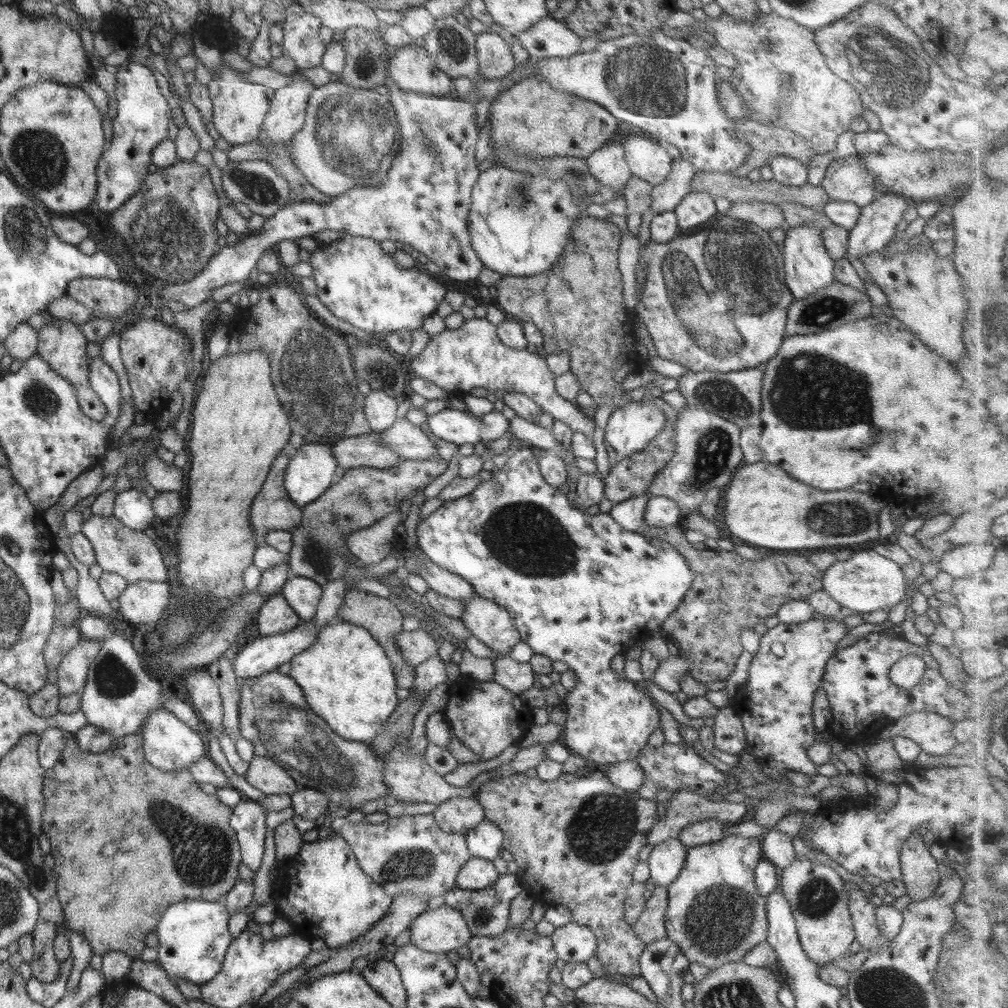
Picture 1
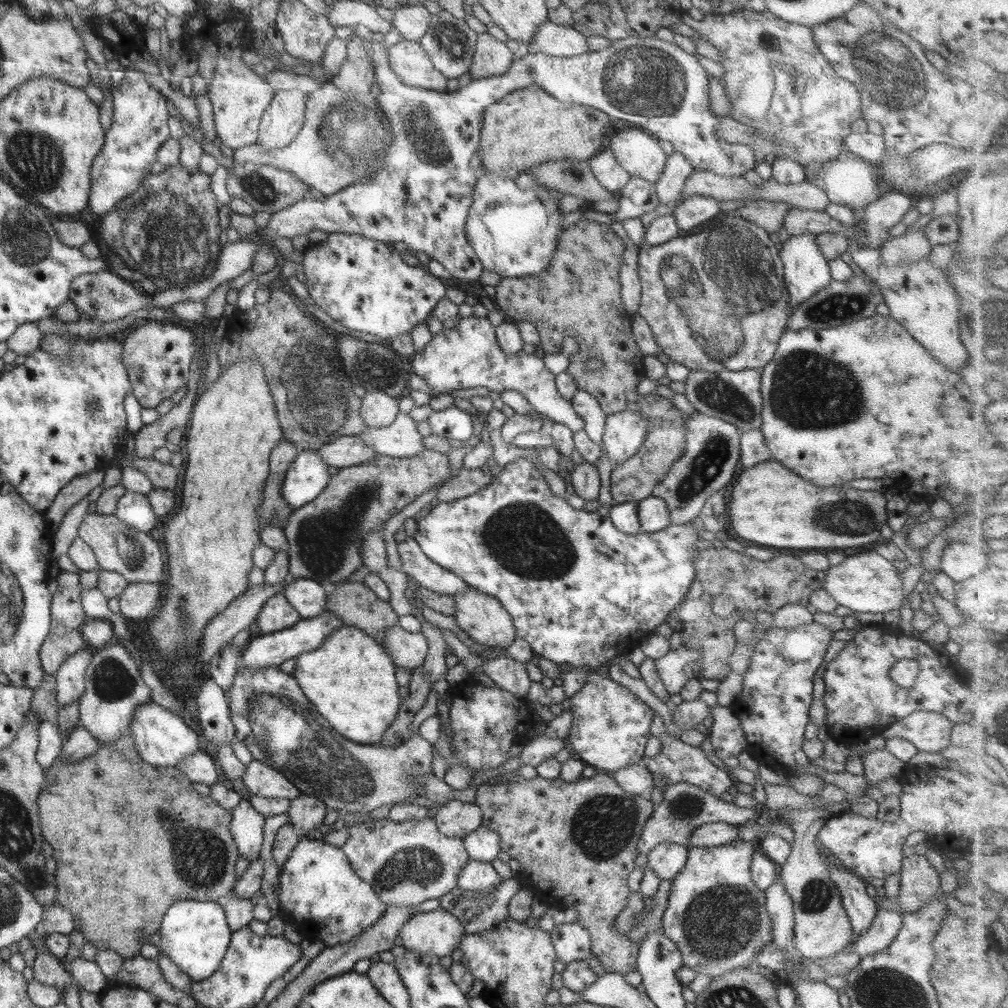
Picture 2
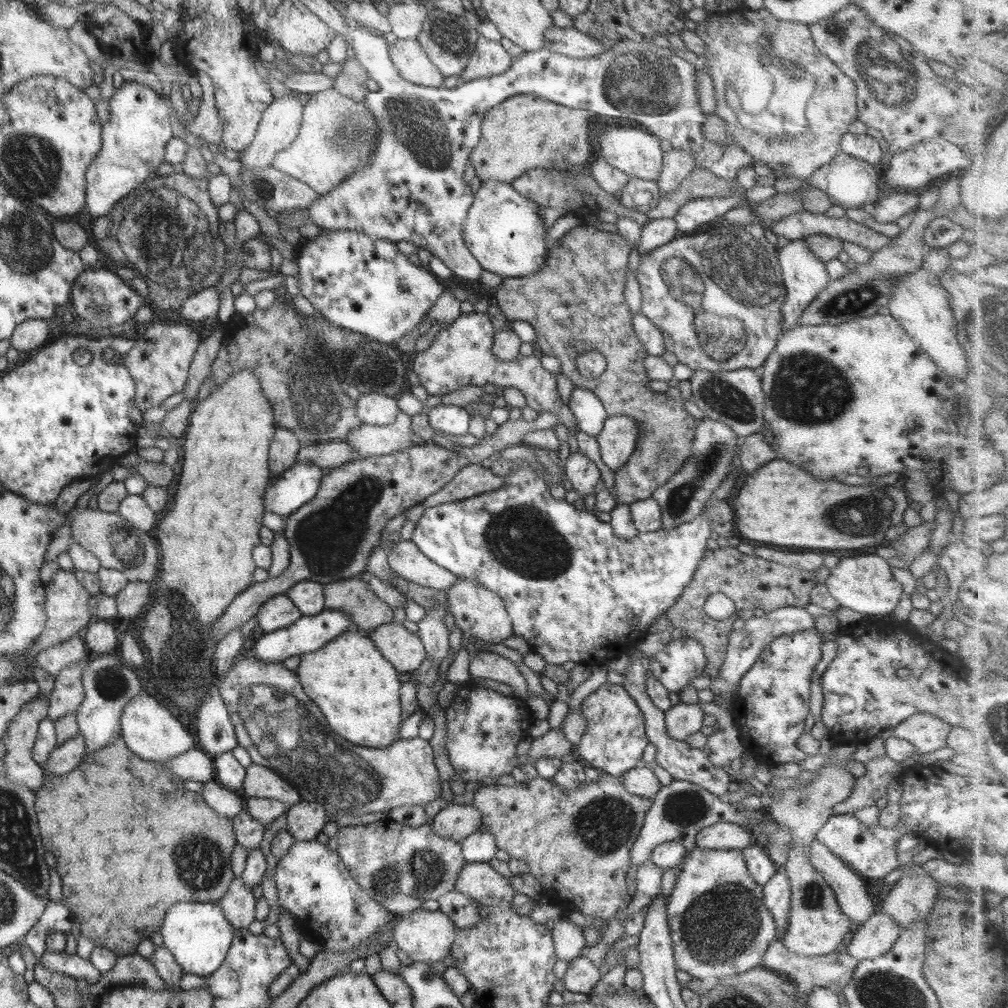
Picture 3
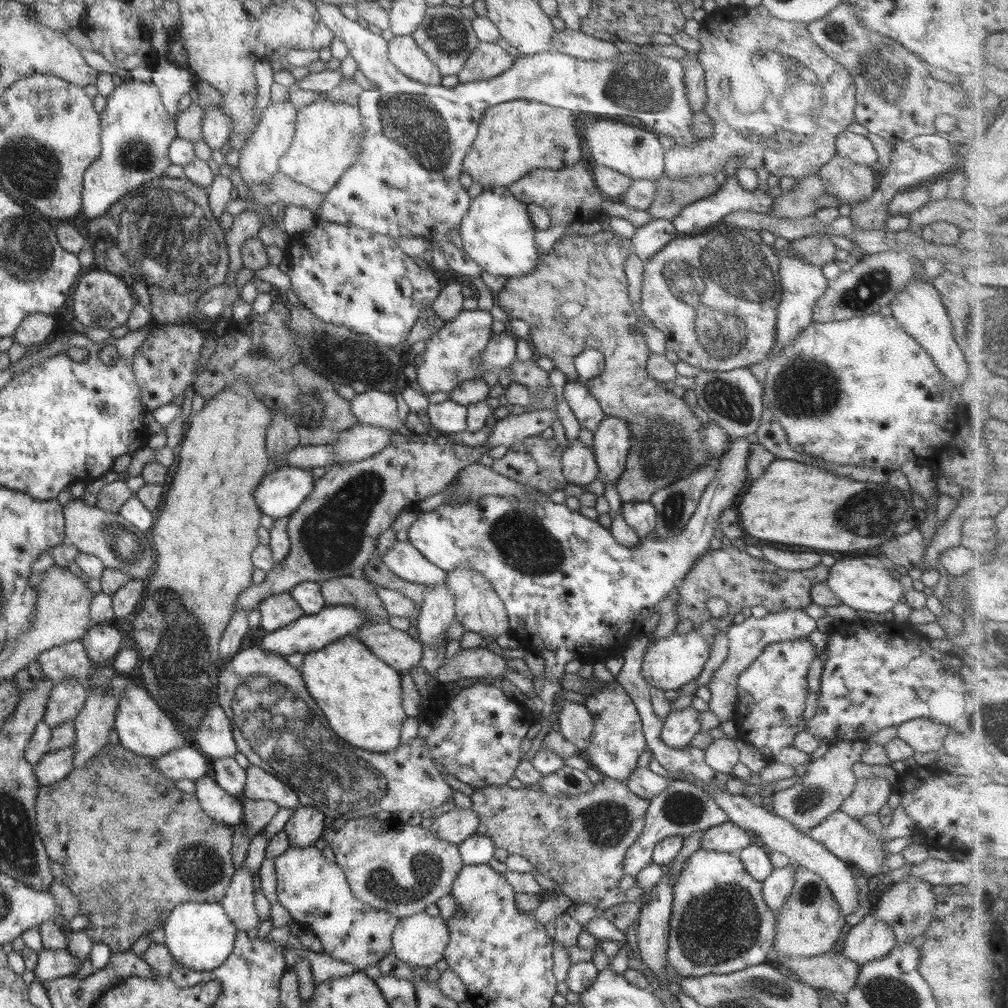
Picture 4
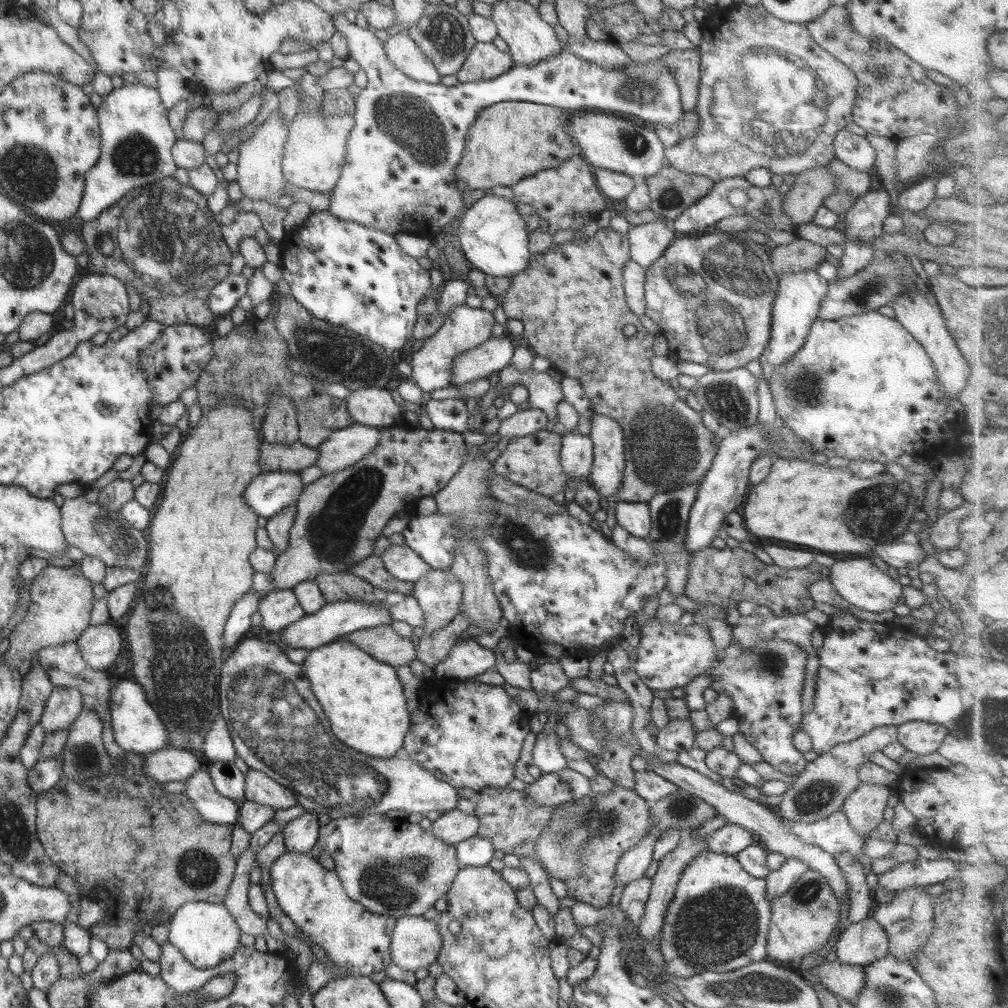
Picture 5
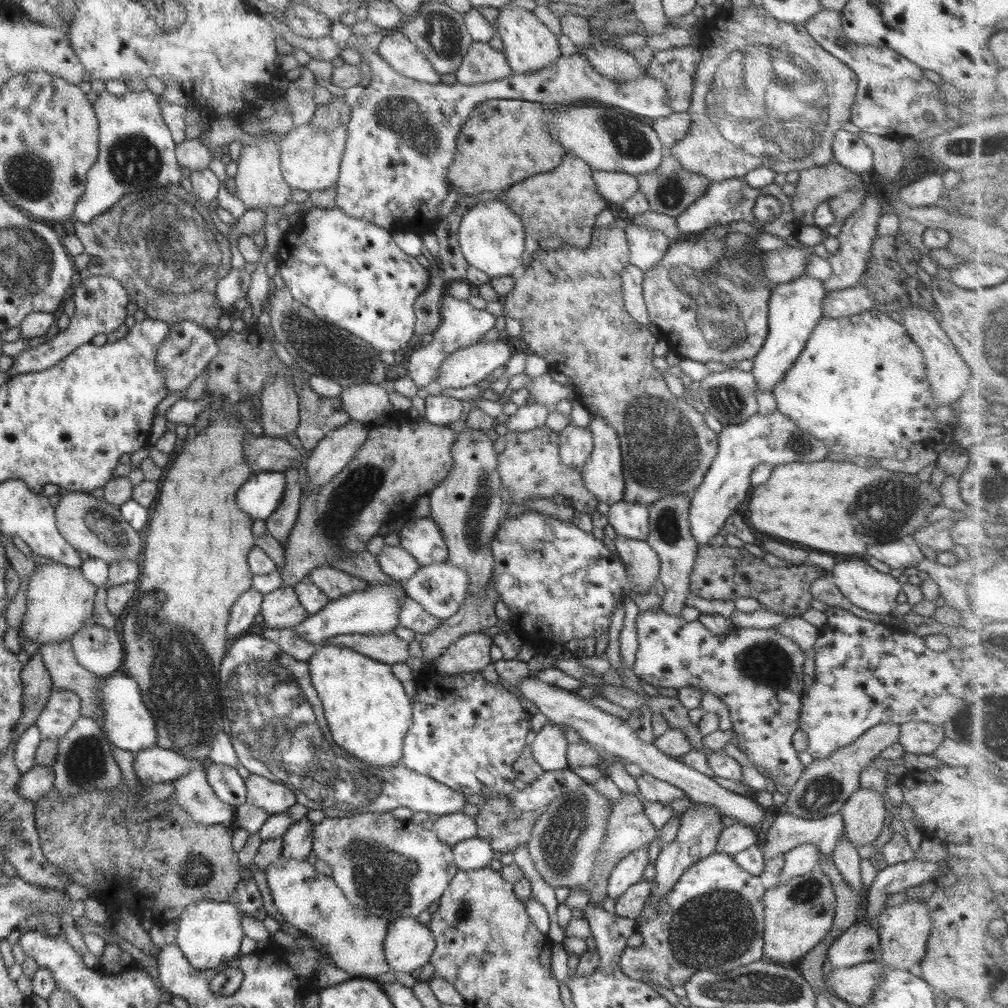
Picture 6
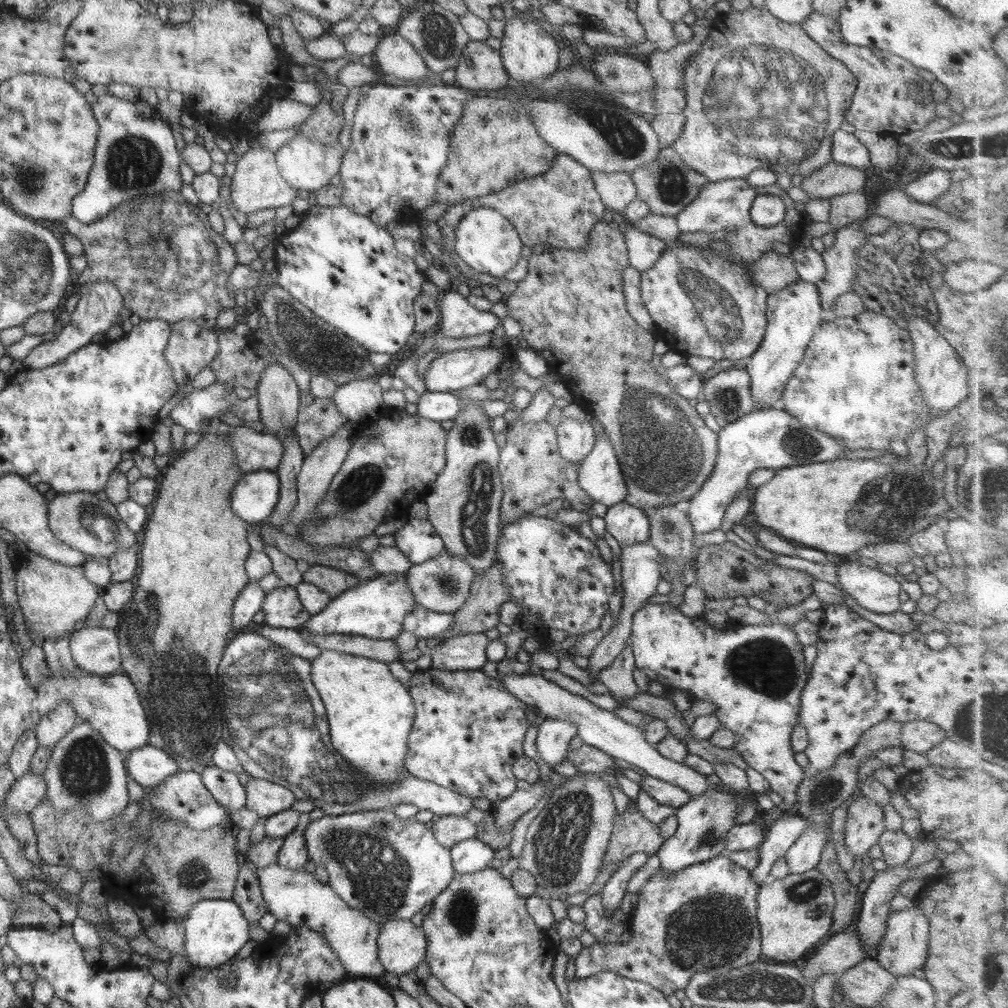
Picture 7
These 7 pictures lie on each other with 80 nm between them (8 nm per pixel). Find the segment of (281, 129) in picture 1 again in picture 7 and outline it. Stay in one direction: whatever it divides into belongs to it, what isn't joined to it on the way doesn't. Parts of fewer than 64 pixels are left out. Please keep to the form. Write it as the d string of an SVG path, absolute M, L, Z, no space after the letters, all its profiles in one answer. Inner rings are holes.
M250 147L242 156L237 158L236 170L231 181L231 202L236 210L242 214L252 214L259 210L280 208L291 205L298 196L299 191L290 187L281 177L279 168L276 166L275 153L268 148Z

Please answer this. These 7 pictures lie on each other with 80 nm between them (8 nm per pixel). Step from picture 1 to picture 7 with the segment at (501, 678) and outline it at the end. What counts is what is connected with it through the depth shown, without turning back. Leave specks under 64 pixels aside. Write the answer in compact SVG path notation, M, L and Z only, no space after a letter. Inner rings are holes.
M484 633L456 635L444 639L432 648L423 647L430 654L432 666L440 670L481 670L486 664L486 646L489 642Z

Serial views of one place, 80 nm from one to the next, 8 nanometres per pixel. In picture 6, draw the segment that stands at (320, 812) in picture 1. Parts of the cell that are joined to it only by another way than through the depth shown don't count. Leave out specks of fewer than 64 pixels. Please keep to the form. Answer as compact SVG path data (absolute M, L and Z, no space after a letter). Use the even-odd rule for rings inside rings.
M306 817L293 822L281 837L283 839L281 856L284 859L307 860L312 852L312 828L314 825Z

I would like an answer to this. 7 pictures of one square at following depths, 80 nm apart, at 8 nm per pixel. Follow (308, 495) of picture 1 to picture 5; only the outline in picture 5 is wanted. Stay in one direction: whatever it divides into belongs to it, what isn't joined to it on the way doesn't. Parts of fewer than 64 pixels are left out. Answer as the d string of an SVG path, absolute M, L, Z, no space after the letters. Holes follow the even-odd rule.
M267 471L250 481L243 497L262 518L269 519L283 508L296 505L302 489L298 471Z

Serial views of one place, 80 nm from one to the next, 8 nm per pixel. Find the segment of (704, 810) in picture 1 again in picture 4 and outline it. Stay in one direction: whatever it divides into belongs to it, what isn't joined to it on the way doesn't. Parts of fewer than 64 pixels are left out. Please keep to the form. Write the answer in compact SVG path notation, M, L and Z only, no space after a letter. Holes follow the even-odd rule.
M680 778L672 780L668 788L650 801L644 829L642 829L638 840L626 852L623 862L624 875L636 878L636 875L652 862L653 851L664 838L680 836L683 840L686 840L692 832L710 829L713 826L722 825L726 822L730 822L728 814L718 807L718 804L711 796L708 796L703 790L700 790L688 780Z

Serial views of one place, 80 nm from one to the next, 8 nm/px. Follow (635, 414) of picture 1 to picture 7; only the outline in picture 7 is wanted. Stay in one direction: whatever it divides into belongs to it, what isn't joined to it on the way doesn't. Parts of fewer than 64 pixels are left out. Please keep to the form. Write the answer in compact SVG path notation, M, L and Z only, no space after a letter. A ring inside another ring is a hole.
M606 434L597 437L594 448L579 466L578 484L593 502L611 507L625 500L629 492Z

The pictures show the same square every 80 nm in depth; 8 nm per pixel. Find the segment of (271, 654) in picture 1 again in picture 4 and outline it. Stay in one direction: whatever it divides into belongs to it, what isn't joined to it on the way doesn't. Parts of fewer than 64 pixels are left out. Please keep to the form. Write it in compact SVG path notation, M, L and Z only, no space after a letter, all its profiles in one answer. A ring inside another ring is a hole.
M327 606L318 614L302 615L298 620L291 622L289 625L272 632L266 632L266 636L262 638L260 646L264 650L281 654L285 657L296 651L306 654L320 650L322 647L331 642L336 642L343 636L354 634L366 622L367 616L362 614L360 610L352 608L352 606Z

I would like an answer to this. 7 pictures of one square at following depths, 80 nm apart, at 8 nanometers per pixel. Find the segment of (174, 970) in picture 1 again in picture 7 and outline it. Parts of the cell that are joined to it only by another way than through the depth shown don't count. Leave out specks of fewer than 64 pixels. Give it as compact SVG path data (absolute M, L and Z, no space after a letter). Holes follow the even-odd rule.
M204 899L195 902L182 923L185 926L184 954L187 961L198 968L212 969L232 961L251 938L250 922L232 899Z

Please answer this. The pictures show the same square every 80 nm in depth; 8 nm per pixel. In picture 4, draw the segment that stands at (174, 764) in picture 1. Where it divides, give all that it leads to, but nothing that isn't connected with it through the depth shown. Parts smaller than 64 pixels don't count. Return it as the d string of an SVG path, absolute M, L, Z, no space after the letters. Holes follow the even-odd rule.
M132 682L121 694L121 700L117 706L115 730L118 733L119 743L136 754L147 757L161 757L171 753L186 744L182 732L176 728L176 724L166 714L146 688L140 688Z

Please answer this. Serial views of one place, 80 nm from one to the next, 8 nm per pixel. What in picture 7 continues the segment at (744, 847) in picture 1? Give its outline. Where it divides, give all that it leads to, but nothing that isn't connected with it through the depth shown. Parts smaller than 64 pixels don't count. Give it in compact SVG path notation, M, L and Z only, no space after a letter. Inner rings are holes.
M727 853L706 862L688 865L678 873L666 874L658 870L652 874L638 893L635 909L627 918L632 938L630 942L608 944L593 943L574 957L575 976L588 979L603 971L616 972L626 979L656 987L665 995L684 990L698 972L716 976L741 966L760 961L762 942L757 919L757 902L760 887L750 877L750 871L732 862Z

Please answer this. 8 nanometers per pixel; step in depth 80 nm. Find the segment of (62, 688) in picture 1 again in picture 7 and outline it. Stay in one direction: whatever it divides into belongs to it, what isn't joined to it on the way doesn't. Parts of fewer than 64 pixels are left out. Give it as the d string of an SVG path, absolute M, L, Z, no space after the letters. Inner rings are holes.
M63 700L51 714L41 718L35 726L37 741L41 746L53 748L77 723L78 716L73 711L73 706L67 700Z

